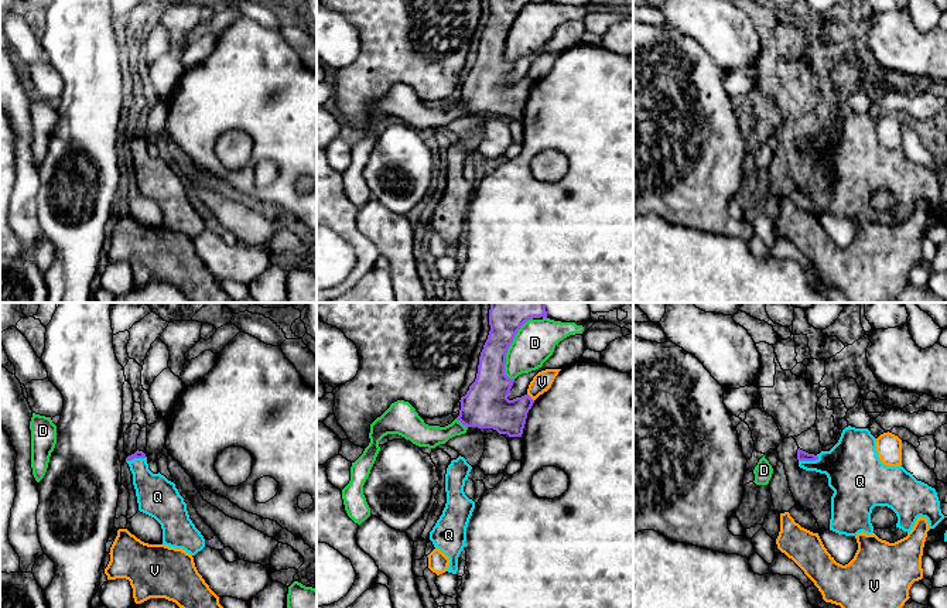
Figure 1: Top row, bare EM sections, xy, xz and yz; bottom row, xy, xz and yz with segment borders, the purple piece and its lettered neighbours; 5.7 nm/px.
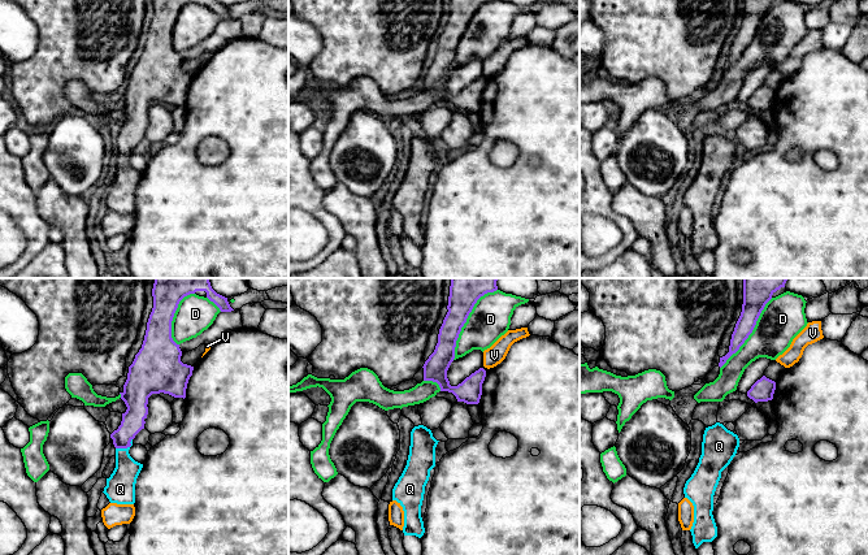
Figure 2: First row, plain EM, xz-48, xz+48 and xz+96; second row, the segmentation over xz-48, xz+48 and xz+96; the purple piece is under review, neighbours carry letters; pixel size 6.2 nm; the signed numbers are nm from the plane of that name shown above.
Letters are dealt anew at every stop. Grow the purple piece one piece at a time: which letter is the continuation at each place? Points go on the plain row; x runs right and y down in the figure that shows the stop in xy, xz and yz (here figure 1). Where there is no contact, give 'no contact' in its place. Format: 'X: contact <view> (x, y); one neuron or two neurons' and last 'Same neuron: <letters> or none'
D: contact xz (508, 31); two neurons
Q: contact yz (809, 143); one neuron
V: contact xz (530, 81); two neurons
Same neuron: Q

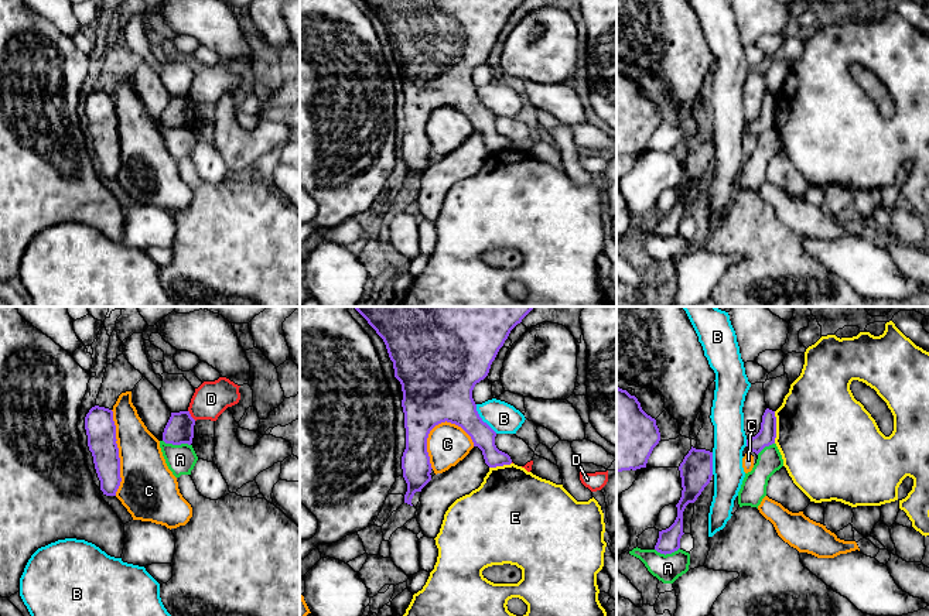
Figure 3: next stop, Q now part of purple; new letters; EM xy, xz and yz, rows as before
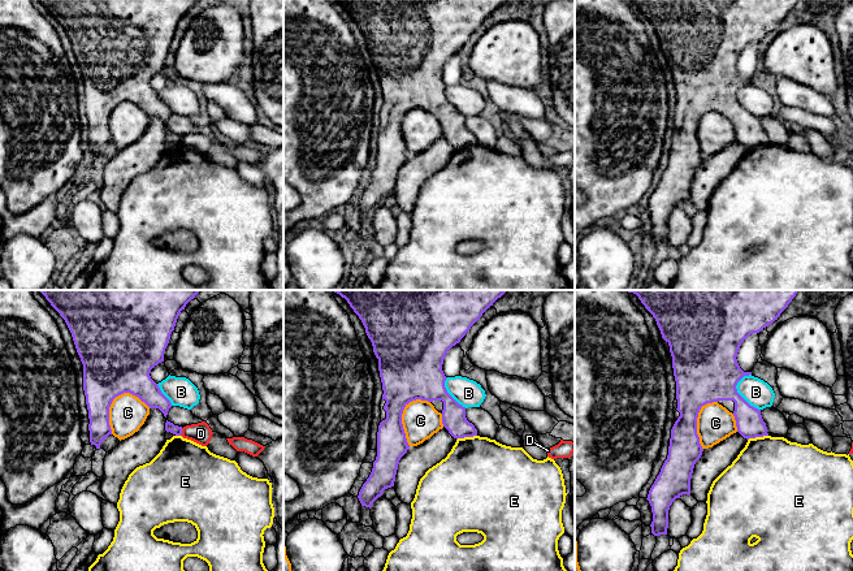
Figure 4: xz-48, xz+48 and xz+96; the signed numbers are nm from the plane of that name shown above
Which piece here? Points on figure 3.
A: contact xy (177, 127); two neurons
B: contact xz (481, 103); two neurons
C: contact xz (427, 119); two neurons
D: contact xy (190, 99); two neurons
E: contact yz (775, 110); two neurons
Same neuron: none

